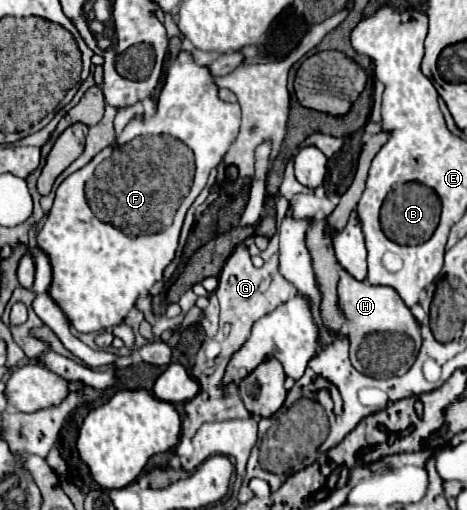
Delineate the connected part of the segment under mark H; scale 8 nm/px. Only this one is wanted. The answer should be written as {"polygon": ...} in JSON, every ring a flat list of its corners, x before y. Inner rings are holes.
{"polygon":[[342,271,338,281,338,307,350,325,350,361,360,373,376,379,388,379,404,375,412,367,412,359,416,359,422,343,420,325,392,287,370,285,366,281,358,283,352,275]]}

